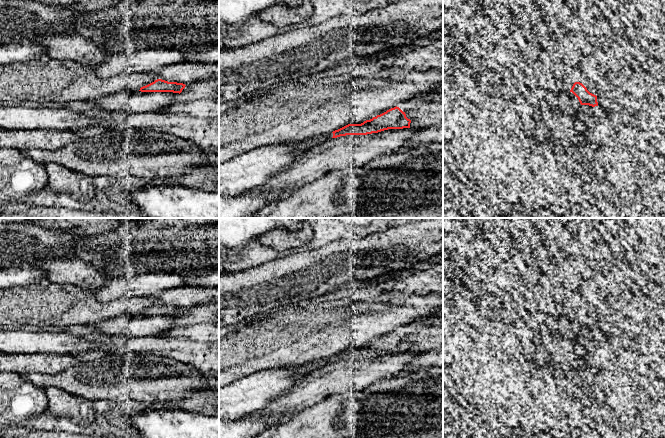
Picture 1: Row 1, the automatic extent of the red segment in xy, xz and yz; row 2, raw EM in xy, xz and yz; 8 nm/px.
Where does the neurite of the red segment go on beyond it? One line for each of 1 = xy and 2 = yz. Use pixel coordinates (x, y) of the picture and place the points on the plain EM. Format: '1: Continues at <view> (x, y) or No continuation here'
1: Continues at xy (196, 314)
2: No continuation here

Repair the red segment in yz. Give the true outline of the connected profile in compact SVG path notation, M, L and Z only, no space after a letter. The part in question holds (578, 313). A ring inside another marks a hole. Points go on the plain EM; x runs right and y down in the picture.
M575 306L570 314L579 324L581 329L598 330L597 320L590 317L580 306Z

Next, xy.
M157 303L140 312L141 316L173 316L181 319L181 324L194 325L219 318L219 303L194 305L188 309Z

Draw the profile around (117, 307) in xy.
M42 280L0 289L0 324L8 328L30 324L63 330L123 315L139 315L157 303L153 297L123 297L104 302L93 291Z

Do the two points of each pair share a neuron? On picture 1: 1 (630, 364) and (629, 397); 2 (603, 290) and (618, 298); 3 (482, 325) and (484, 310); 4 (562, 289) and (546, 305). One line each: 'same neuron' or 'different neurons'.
1: different neurons
2: different neurons
3: different neurons
4: different neurons

